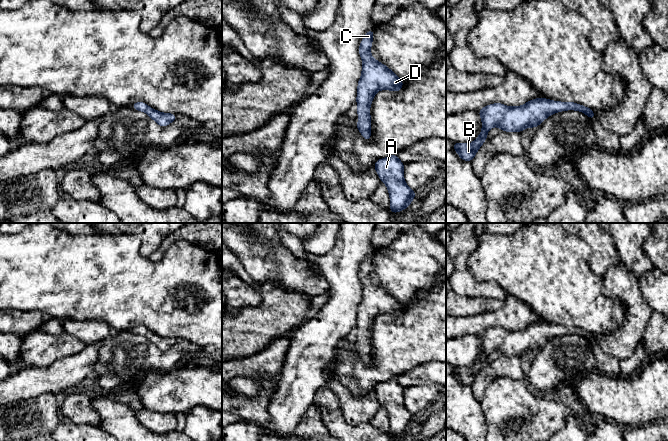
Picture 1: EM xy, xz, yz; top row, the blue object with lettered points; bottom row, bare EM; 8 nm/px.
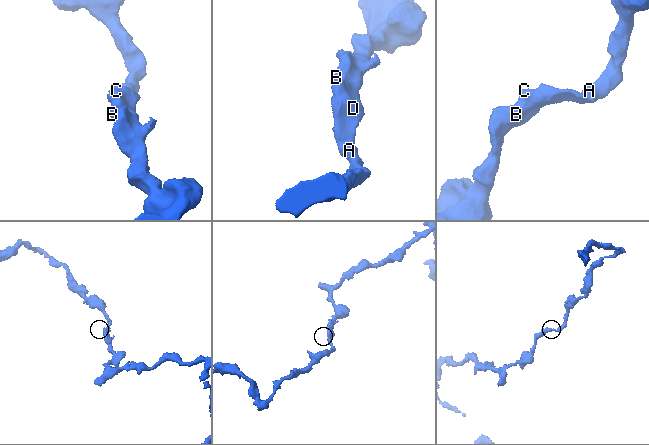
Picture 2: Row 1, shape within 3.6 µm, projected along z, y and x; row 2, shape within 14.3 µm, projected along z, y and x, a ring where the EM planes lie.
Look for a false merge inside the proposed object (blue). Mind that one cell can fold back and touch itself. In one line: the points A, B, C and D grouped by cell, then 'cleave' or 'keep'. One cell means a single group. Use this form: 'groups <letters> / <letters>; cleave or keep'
groups A B C D; keep

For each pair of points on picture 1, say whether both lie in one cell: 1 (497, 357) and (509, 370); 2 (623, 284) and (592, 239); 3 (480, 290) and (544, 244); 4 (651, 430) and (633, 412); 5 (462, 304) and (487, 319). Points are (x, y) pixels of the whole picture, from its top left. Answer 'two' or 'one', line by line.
1: one
2: two
3: two
4: two
5: two

